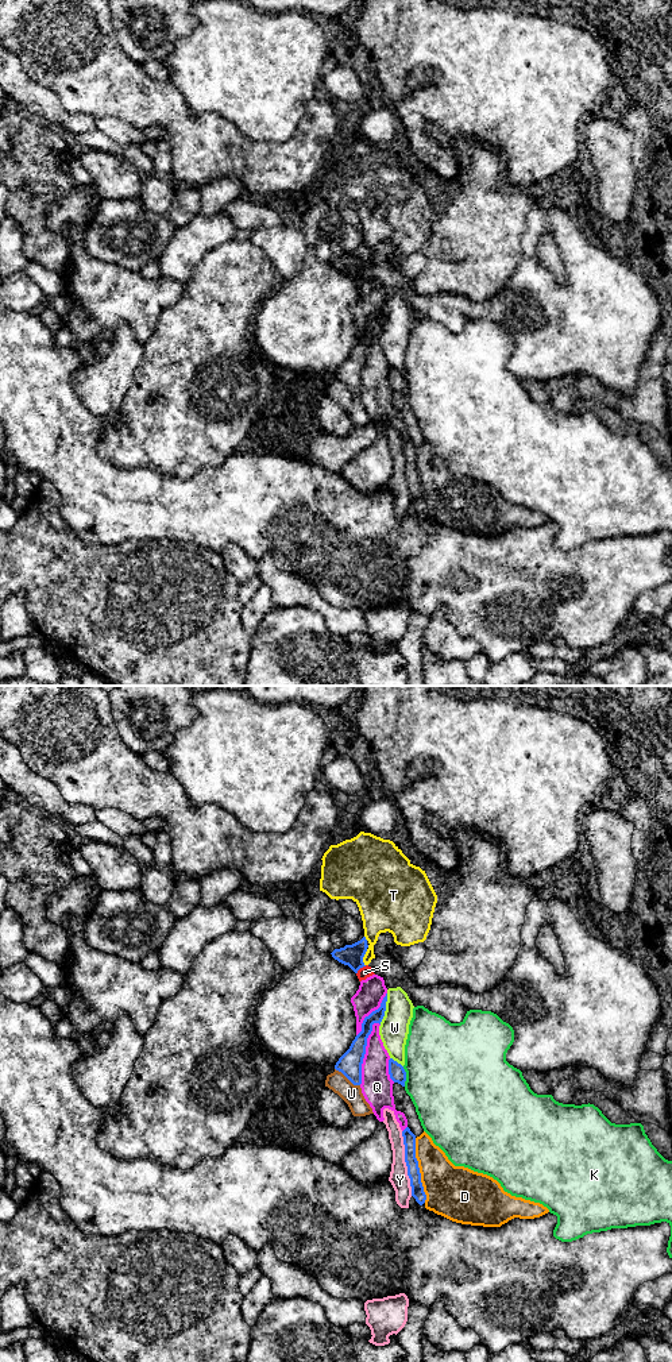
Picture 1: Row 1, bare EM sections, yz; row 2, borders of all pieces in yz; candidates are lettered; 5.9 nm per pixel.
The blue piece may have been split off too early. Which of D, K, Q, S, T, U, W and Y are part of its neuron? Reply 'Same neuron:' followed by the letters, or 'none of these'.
Same neuron: none of these

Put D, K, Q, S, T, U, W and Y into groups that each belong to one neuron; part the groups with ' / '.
D / K / Q S / T W / U / Y

